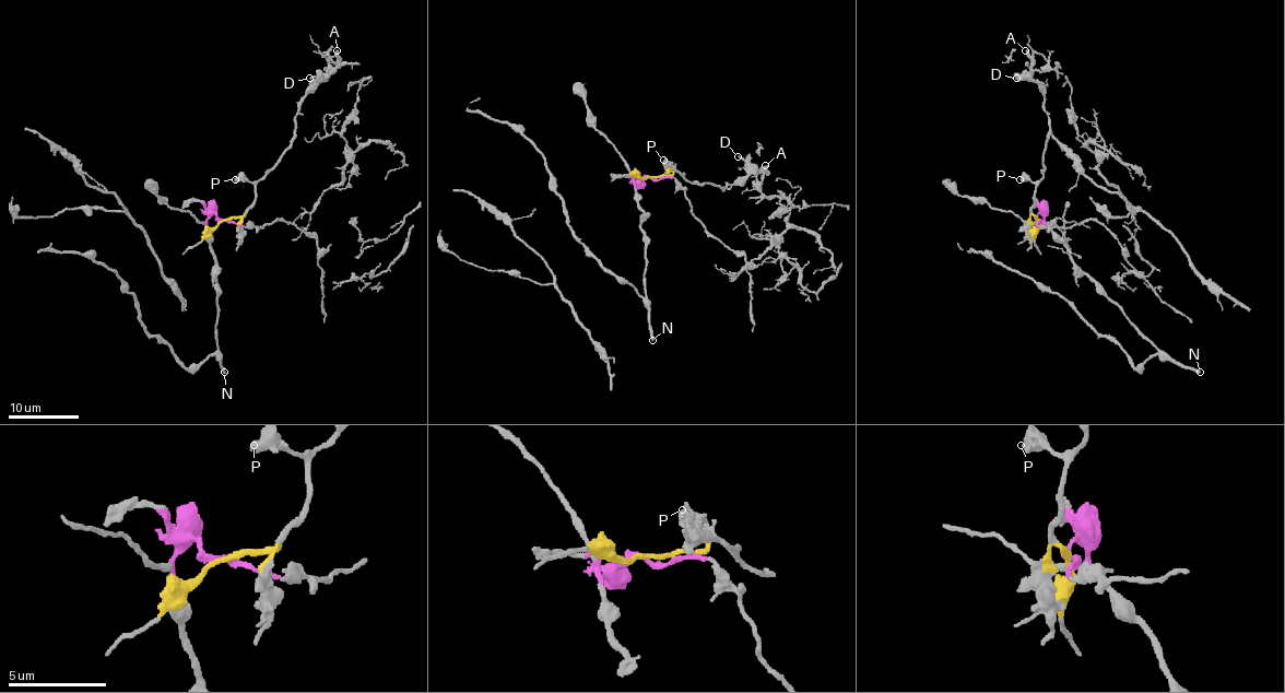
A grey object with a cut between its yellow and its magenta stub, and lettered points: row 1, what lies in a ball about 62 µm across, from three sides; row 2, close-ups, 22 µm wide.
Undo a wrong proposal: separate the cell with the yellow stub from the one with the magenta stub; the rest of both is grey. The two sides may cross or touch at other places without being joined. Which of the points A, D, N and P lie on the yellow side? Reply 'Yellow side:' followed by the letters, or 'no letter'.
Yellow side: A, D, P

